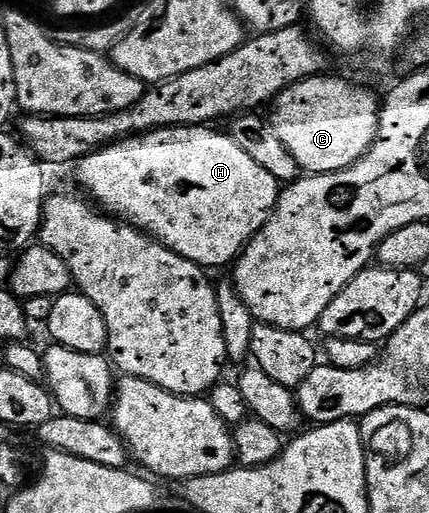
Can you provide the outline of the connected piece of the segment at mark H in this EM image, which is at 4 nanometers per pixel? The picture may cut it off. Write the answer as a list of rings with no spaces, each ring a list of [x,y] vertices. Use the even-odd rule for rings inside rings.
[[[211,125],[163,126],[160,130],[124,138],[80,159],[74,170],[85,190],[83,193],[103,213],[144,231],[148,237],[202,268],[235,263],[271,217],[282,189],[281,183],[276,182],[262,164],[250,160],[227,132],[219,134]]]

